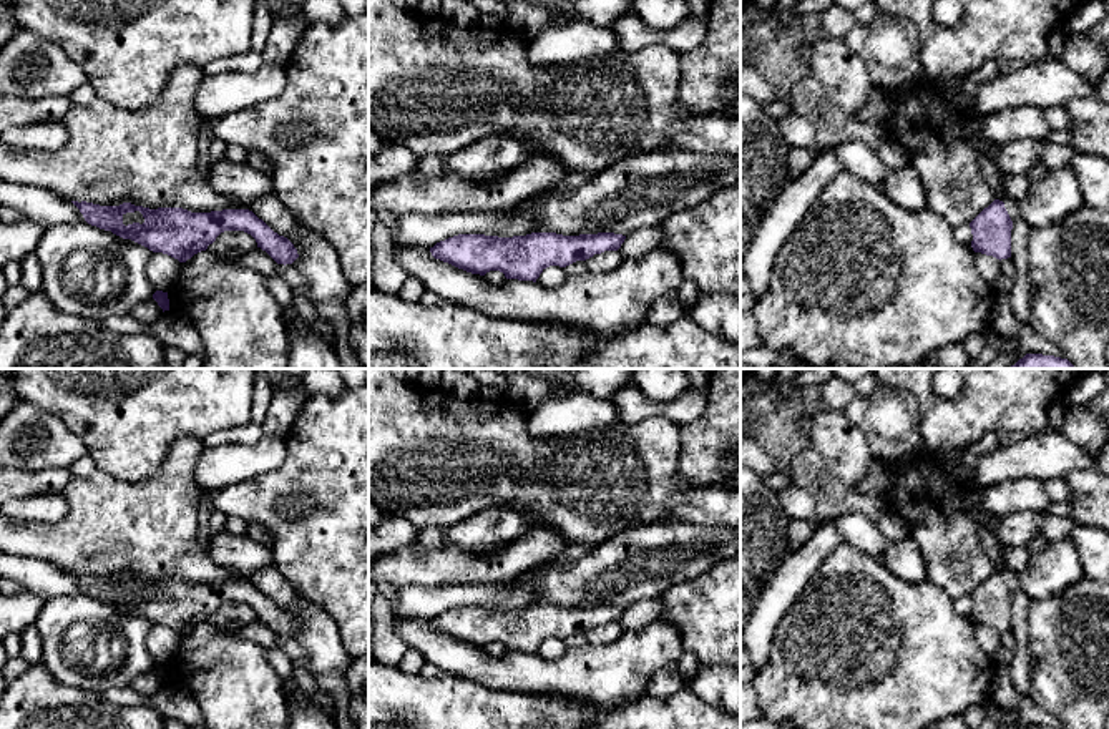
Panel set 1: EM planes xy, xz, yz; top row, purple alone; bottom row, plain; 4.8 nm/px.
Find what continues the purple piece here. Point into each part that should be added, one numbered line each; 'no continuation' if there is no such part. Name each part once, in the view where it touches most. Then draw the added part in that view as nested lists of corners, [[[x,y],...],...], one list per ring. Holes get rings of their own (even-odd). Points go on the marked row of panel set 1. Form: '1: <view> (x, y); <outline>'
no continuation

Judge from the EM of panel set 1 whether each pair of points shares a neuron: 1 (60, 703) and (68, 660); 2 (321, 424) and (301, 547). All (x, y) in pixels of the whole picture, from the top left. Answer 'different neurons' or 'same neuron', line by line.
1: different neurons
2: same neuron

